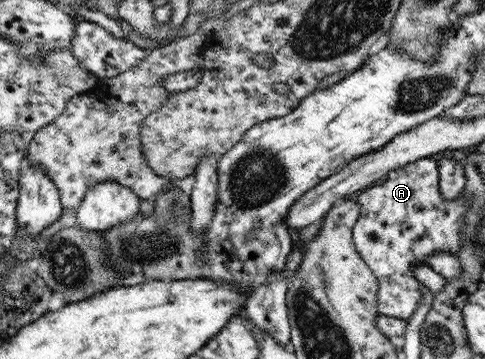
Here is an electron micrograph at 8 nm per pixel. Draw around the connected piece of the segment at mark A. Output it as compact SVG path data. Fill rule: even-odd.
M424 158L389 172L383 182L359 191L354 196L360 205L361 215L353 231L353 238L356 249L379 281L379 314L382 316L406 321L412 319L422 300L422 286L414 275L412 266L416 262L426 262L428 256L432 256L436 250L448 250L457 254L461 249L461 228L464 228L464 216L467 213L465 196L462 193L459 198L449 202L445 197L441 198L441 194L437 178L431 180L431 158Z

